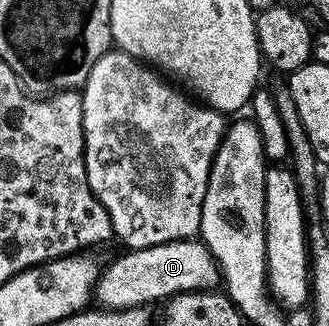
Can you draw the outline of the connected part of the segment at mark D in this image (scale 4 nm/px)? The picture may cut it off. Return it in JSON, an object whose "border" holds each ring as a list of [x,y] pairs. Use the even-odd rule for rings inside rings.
{"border":[[[196,238],[163,242],[141,250],[129,249],[127,253],[128,255],[113,268],[112,275],[109,278],[107,275],[95,291],[95,301],[101,307],[121,310],[127,306],[153,304],[152,302],[158,301],[159,298],[167,300],[174,294],[212,292],[222,282],[216,257],[209,252],[203,241]]]}

